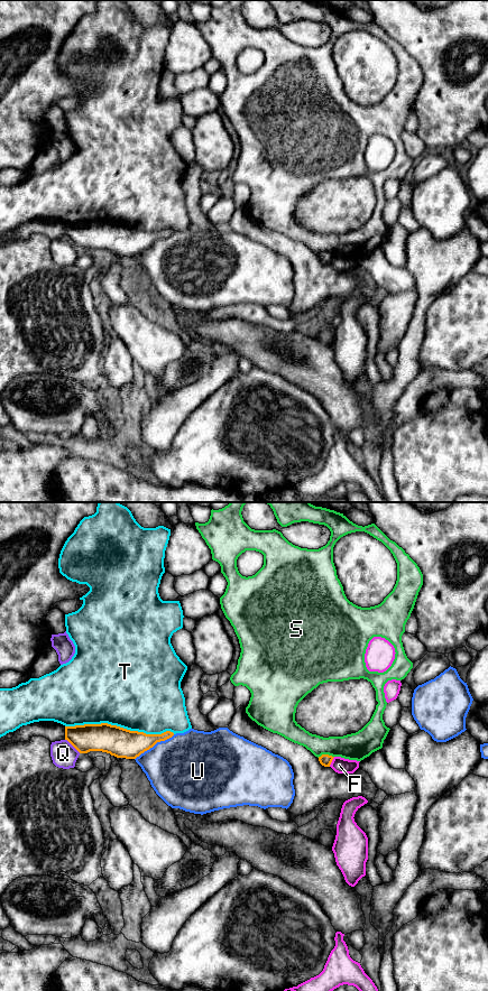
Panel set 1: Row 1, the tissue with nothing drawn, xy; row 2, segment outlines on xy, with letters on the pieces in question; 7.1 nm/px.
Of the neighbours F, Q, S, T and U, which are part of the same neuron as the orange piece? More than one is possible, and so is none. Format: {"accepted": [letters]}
{"accepted": []}

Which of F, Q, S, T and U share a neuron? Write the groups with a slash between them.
F / Q / S / T / U

